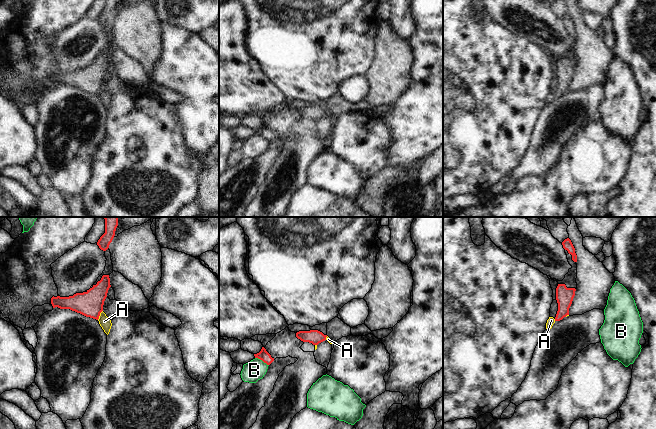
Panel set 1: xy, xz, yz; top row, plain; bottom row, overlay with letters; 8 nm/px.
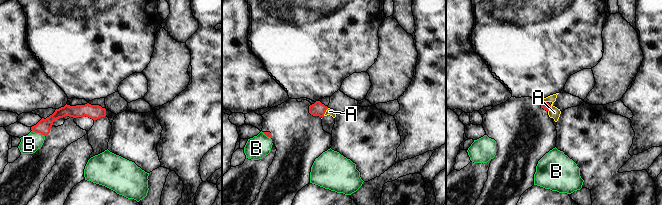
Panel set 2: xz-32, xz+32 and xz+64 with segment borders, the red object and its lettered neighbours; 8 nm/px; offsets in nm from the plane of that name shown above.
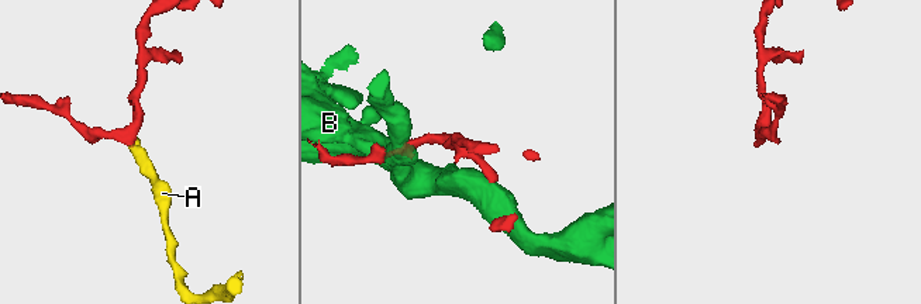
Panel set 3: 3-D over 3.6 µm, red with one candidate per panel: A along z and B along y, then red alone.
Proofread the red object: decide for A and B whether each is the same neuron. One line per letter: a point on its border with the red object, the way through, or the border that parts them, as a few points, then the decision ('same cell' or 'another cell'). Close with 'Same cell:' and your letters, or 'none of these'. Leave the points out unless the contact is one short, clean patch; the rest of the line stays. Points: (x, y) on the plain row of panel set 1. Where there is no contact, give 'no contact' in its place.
A: contact xy (99, 91); border xy (102, 86), (97, 95); another cell
B: contact xz (262, 136); another cell
Same cell: none of these

